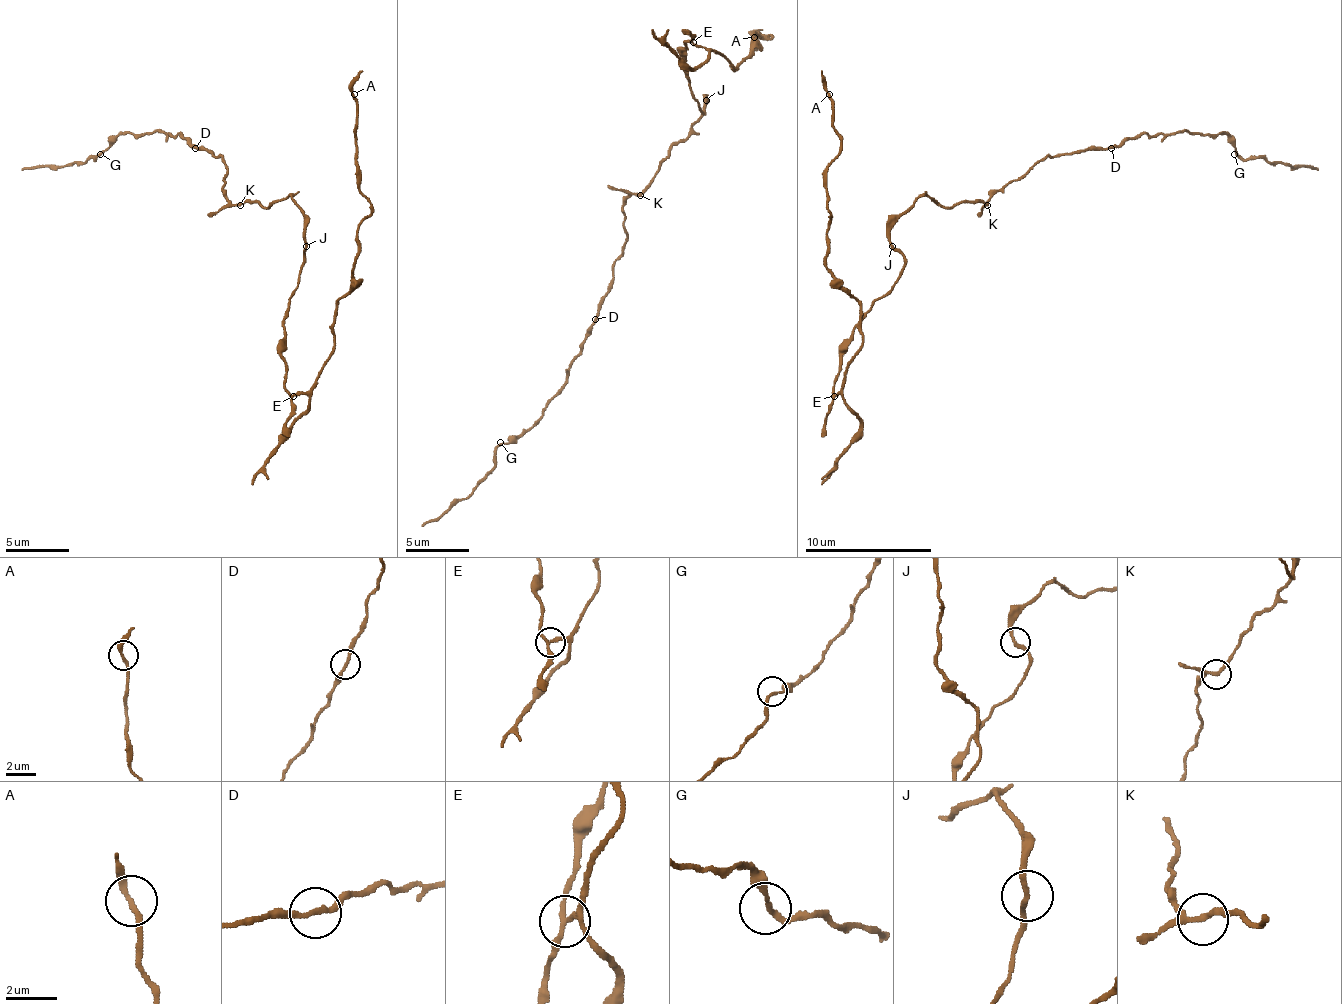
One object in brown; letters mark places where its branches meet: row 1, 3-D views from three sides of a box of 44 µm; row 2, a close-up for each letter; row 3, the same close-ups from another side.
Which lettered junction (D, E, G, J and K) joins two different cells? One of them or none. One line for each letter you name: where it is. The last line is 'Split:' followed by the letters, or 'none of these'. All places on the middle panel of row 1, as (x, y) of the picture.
E: place (693, 42)
Split: E

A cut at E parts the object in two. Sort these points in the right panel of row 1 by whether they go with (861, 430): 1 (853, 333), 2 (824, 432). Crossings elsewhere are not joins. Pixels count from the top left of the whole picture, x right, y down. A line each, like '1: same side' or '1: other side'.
1: other side
2: other side

